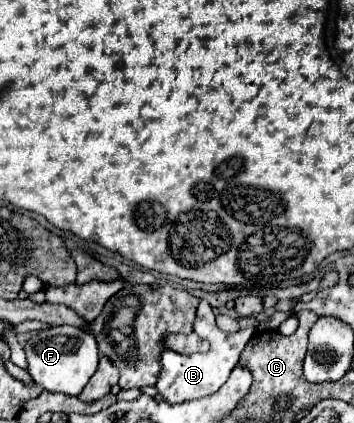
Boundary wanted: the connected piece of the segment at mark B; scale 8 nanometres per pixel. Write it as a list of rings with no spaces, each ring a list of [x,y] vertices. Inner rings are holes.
[[[202,301],[198,307],[193,329],[199,337],[209,341],[210,348],[208,353],[198,353],[198,355],[178,355],[172,351],[162,353],[162,373],[160,373],[160,381],[156,383],[156,389],[168,403],[184,403],[184,401],[202,399],[202,397],[216,393],[216,389],[220,389],[230,377],[232,369],[236,367],[240,359],[240,353],[244,351],[246,343],[256,333],[254,327],[248,327],[248,329],[234,333],[234,341],[232,341],[232,333],[224,333],[217,326],[212,307],[206,301]]]

